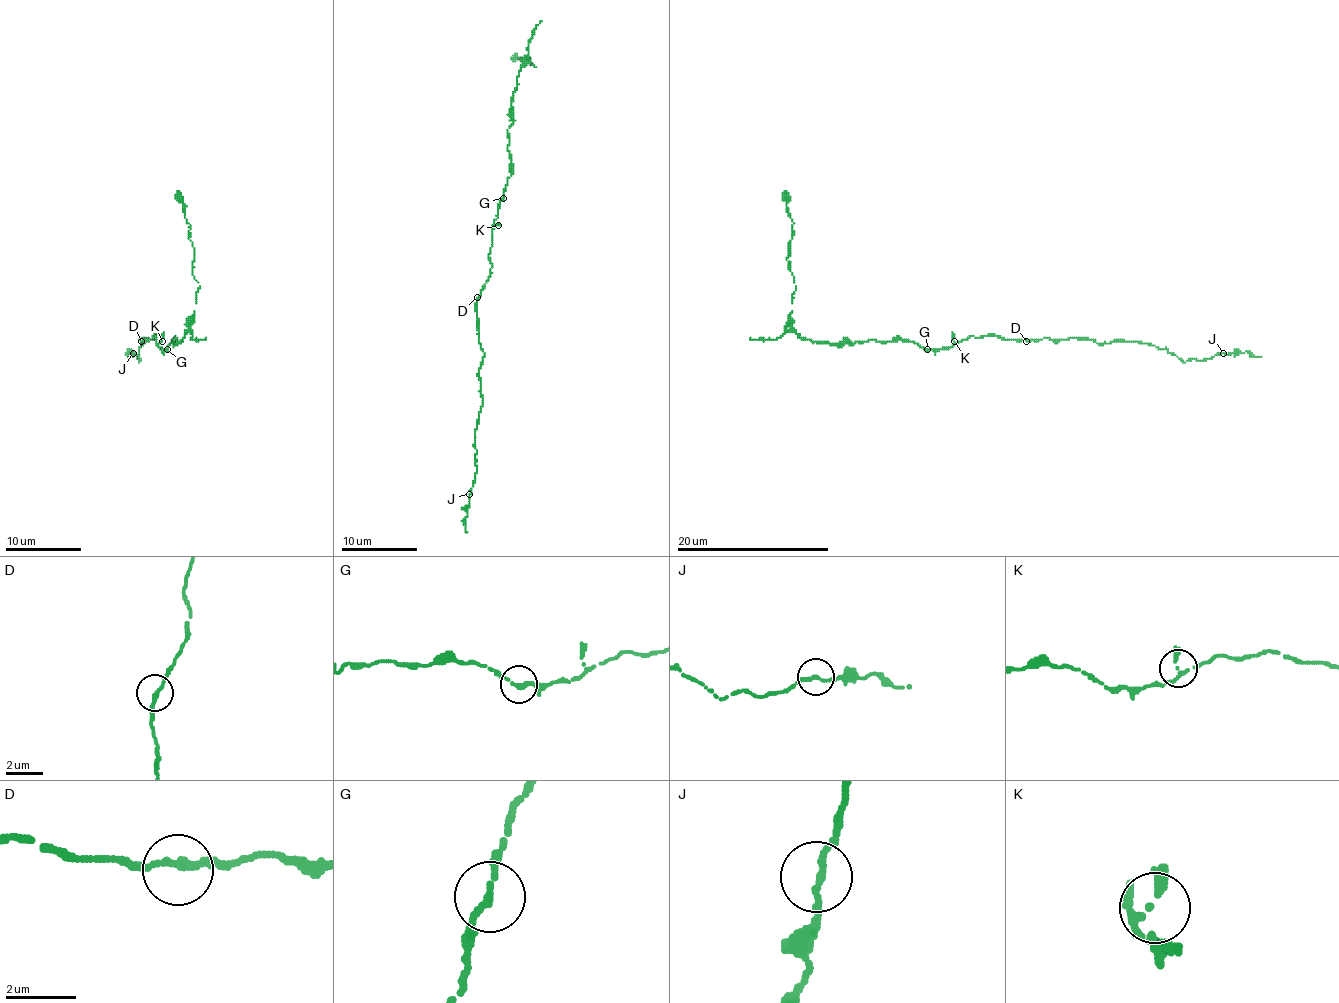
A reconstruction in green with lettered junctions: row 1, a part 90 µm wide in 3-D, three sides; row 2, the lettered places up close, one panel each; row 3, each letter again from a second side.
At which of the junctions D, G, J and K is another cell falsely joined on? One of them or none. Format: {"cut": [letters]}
{"cut": []}

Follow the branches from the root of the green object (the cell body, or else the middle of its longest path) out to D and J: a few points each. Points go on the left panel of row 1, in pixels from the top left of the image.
D: (158, 343), (156, 336), (141, 341)
J: (158, 343), (156, 336), (152, 339), (141, 338), (148, 338), (139, 349), (139, 362), (133, 353)

